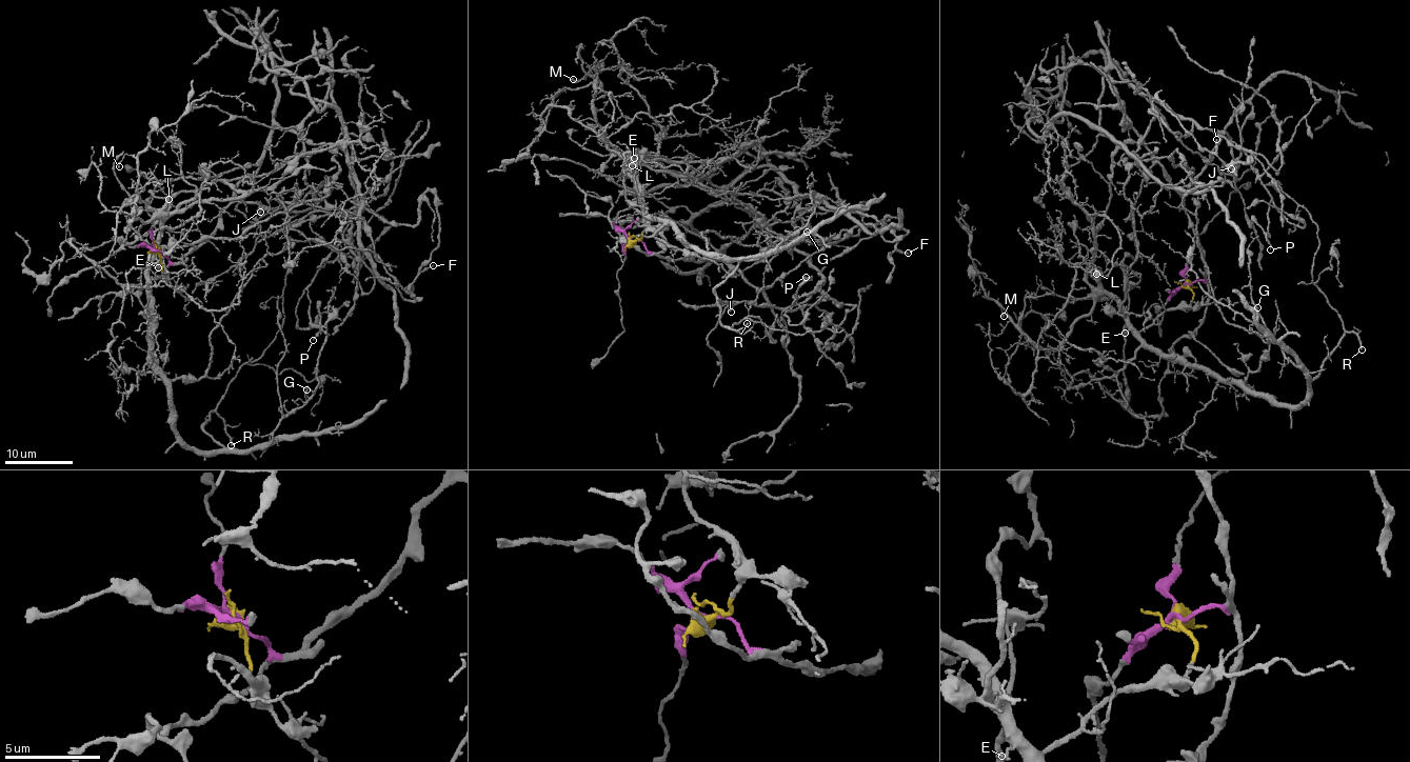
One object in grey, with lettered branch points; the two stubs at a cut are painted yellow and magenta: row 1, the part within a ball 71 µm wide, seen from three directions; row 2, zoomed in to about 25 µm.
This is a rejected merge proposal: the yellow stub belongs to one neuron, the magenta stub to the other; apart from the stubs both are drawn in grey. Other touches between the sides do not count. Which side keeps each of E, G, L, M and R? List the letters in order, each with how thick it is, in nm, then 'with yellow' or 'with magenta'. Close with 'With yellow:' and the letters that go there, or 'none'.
E: 130 nm | with yellow
G: 140 nm | with yellow
L: 130 nm | with yellow
M: 160 nm | with yellow
R: 190 nm | with yellow
With yellow: E, G, L, M, R

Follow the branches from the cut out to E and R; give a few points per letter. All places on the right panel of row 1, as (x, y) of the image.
E: (1186, 283), (1193, 295), (1187, 305), (1163, 312), (1138, 332), (1125, 333)
R: (1186, 283), (1187, 305), (1163, 312), (1140, 339), (1272, 399), (1305, 399), (1347, 331), (1361, 349)

